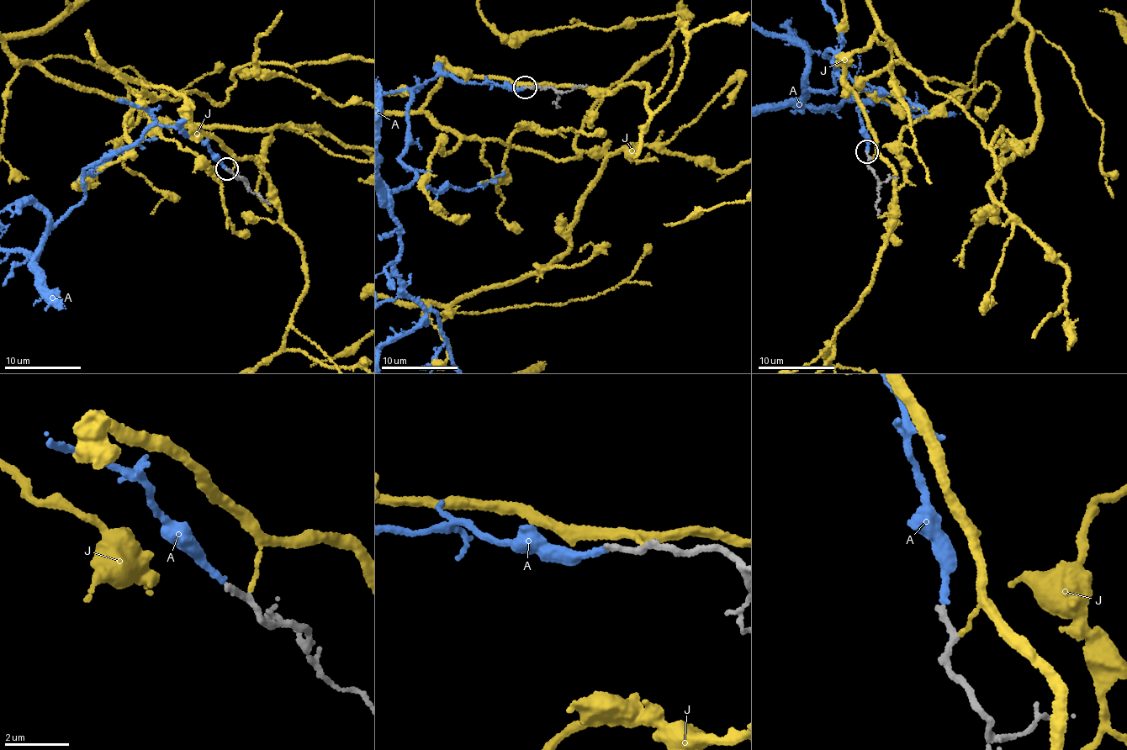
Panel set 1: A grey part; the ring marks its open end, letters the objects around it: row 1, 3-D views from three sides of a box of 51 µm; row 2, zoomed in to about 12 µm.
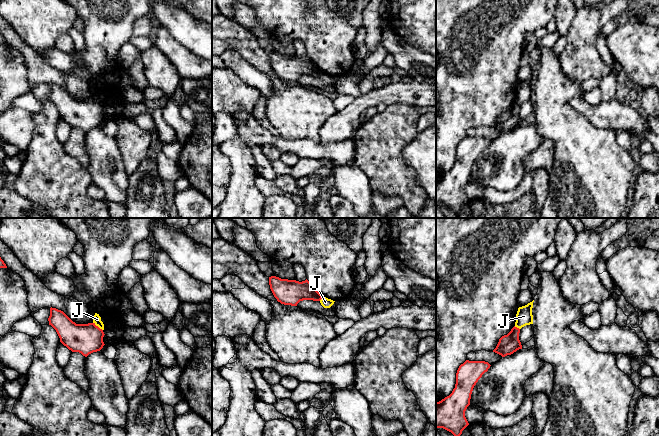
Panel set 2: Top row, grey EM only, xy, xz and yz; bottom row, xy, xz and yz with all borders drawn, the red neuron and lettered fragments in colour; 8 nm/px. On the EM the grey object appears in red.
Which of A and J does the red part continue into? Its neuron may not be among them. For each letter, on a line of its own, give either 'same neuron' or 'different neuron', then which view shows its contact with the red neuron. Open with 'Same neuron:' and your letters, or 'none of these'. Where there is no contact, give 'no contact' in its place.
Same neuron: A
A: same neuron; no contact
J: different neuron; contact in xy

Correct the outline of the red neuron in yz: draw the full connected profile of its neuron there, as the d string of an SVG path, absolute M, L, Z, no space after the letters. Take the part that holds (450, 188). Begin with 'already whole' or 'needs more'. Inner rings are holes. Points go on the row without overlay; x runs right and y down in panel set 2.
already whole; M469 136L459 142L452 169L436 178L436 204L445 205L456 214L462 210L469 201L465 187L470 181L473 164L490 142L485 137Z

